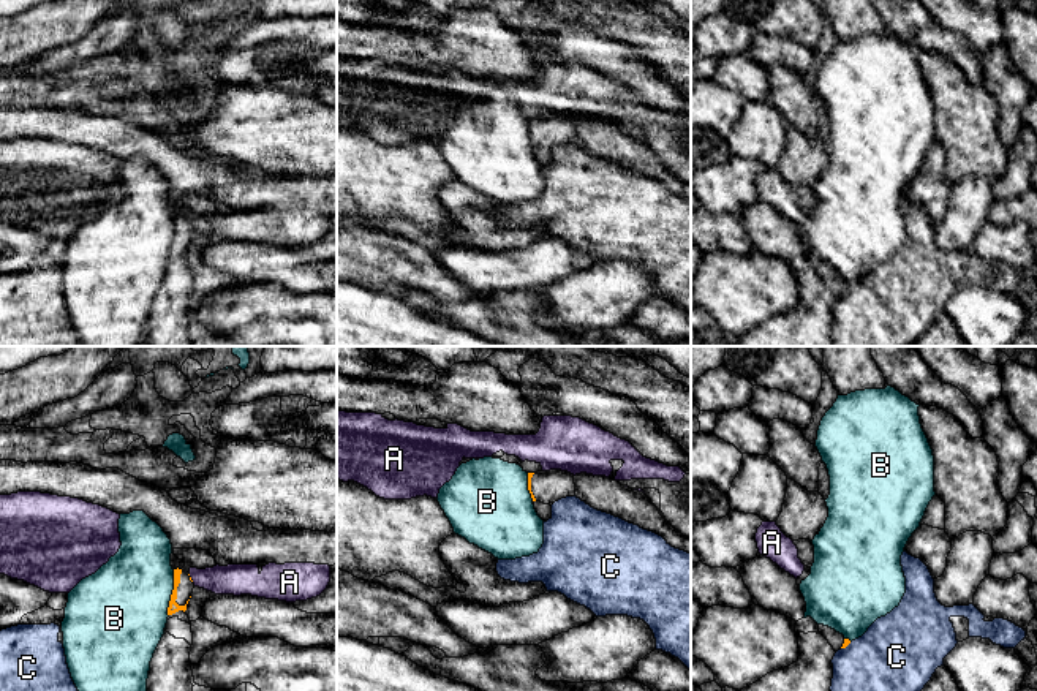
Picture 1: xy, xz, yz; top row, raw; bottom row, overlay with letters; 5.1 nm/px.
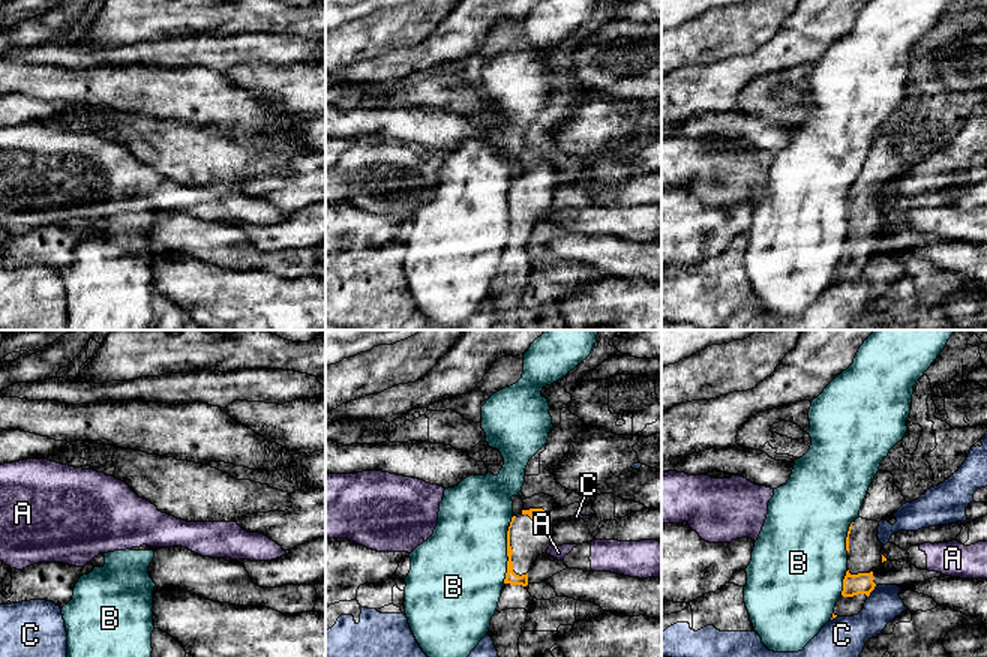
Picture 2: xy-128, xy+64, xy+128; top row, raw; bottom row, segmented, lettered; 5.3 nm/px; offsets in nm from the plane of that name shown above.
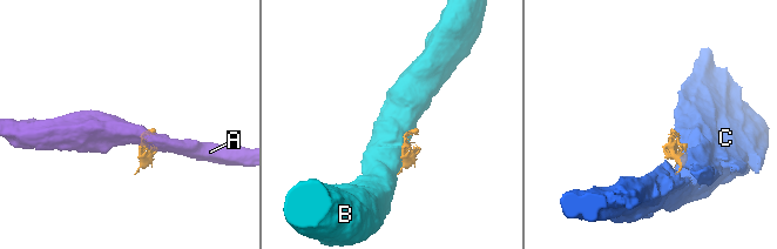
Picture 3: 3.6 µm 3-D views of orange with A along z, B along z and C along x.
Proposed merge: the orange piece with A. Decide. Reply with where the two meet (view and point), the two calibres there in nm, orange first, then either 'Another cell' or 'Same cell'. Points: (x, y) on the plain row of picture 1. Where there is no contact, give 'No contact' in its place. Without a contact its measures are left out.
Touches orange at xy (190, 223). Thickness 20 nm (orange) against 160 nm. Another cell

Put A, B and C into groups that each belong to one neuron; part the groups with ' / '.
A / B / C

